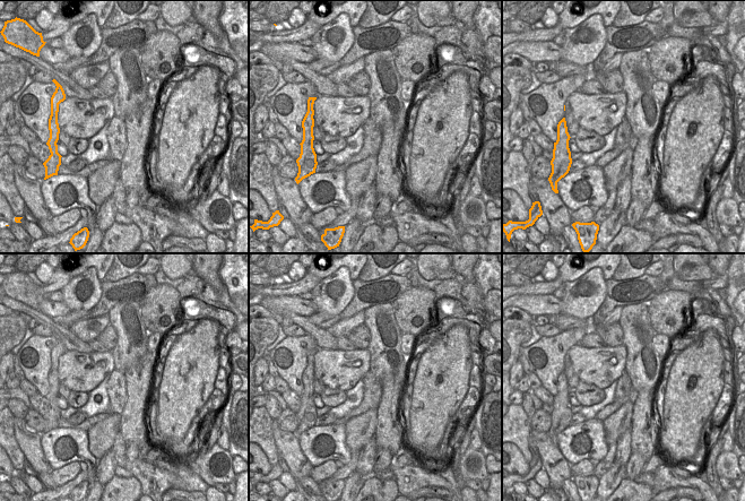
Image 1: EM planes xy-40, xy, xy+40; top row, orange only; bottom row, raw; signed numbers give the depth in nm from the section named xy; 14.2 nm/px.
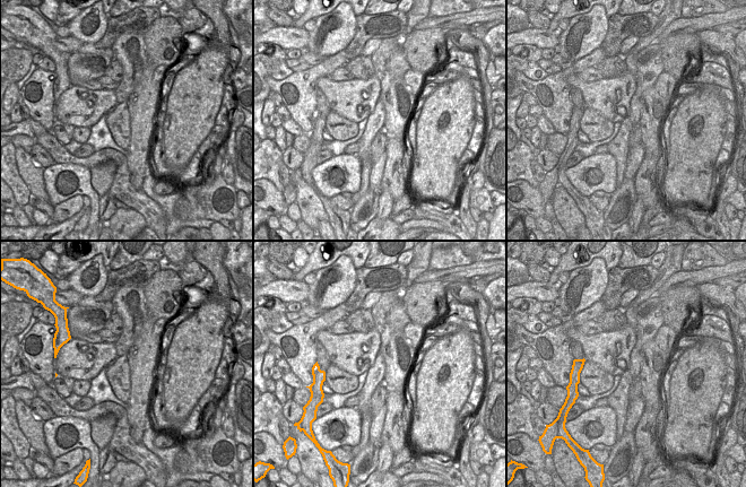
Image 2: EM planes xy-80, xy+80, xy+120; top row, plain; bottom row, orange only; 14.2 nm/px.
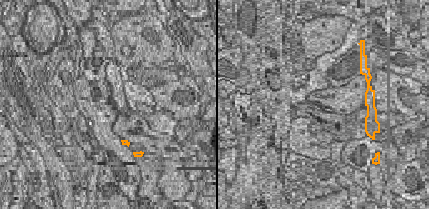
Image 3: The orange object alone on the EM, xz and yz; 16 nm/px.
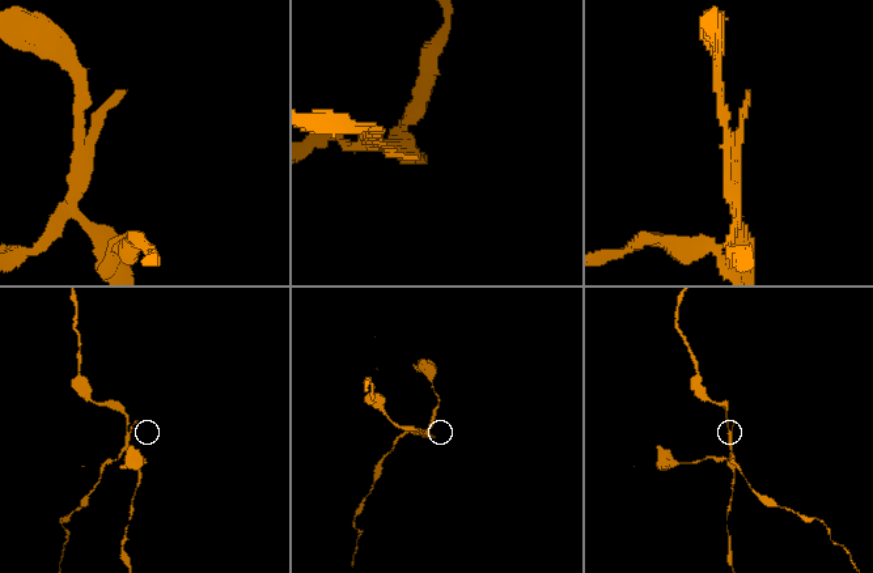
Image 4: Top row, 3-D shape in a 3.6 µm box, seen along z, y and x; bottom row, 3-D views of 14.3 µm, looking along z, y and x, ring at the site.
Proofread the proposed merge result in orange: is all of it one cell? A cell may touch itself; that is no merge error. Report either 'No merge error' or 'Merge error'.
Merge error

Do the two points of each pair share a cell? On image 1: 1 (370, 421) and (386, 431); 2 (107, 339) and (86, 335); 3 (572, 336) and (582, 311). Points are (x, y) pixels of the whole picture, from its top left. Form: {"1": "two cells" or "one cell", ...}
{"1": "two cells", "2": "two cells", "3": "two cells"}

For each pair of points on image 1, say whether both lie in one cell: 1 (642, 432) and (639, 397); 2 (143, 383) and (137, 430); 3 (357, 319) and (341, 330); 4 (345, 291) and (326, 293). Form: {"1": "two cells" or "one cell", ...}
{"1": "one cell", "2": "one cell", "3": "one cell", "4": "one cell"}

